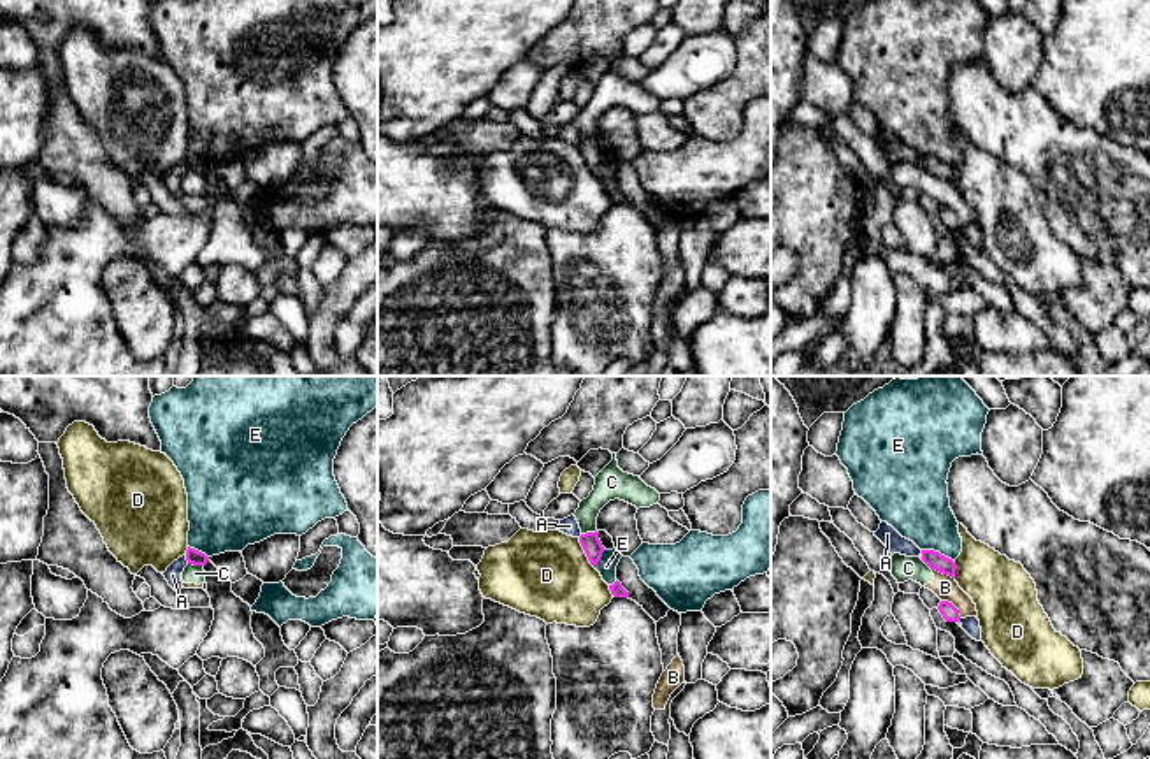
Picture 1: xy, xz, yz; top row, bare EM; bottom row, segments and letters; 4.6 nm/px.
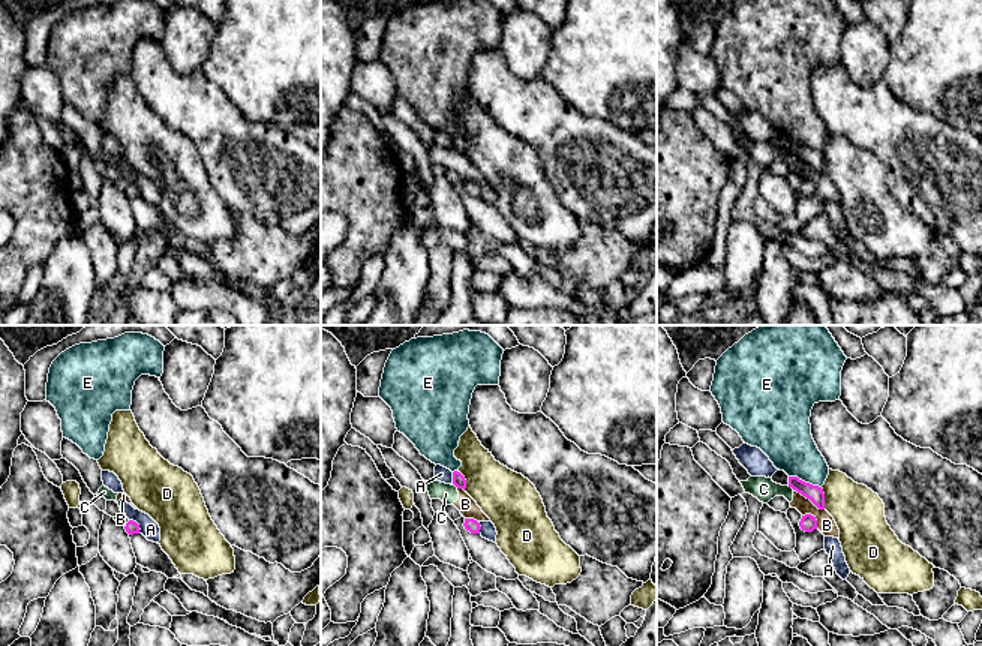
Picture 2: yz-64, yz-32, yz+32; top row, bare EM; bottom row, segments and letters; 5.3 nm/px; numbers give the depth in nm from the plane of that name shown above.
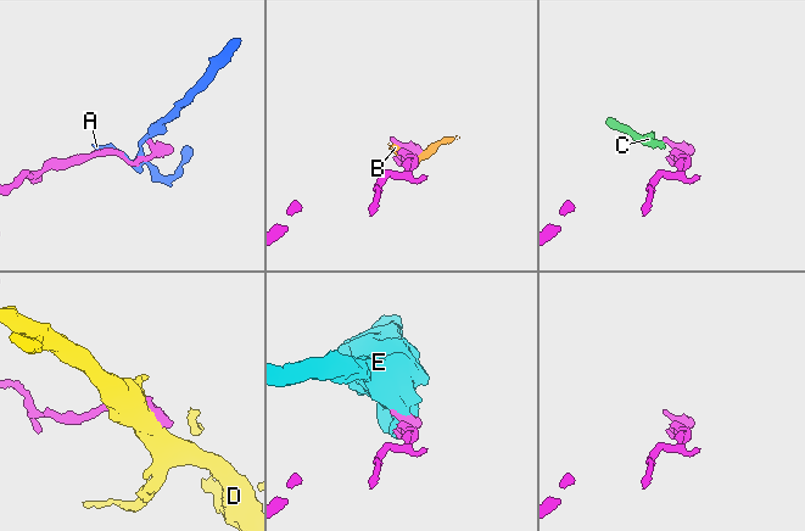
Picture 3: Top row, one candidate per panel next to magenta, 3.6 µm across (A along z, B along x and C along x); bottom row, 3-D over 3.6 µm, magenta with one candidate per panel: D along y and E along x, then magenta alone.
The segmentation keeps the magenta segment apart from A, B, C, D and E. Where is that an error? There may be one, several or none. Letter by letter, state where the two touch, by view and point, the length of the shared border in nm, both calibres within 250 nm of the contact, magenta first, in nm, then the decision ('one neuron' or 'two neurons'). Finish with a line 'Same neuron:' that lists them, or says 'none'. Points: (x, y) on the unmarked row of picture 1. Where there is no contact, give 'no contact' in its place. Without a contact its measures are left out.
A: contact xy (186, 166); length 40 nm; calibres 70 and 80 nm; two neurons
B: contact yz (954, 213); length 130 nm; calibres 80 and 110 nm; two neurons
C: contact xy (195, 171); length 70 nm; calibres 70 and 80 nm; two neurons
D: contact xz (585, 159); length 160 nm; calibres 90 and 400 nm; two neurons
E: contact yz (938, 159); length 160 nm; calibres 80 and 300 nm; two neurons
Same neuron: none

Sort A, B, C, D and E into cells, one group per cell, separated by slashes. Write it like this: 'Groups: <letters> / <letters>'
Groups: A / B C / D / E

